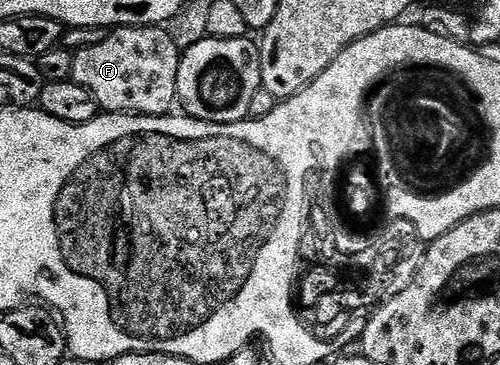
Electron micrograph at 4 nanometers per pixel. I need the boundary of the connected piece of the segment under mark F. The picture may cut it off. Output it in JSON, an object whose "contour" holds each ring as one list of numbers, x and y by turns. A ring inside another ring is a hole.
{"contour":[[166,26,116,27,108,30,105,41,74,52,70,82,81,85,97,101,97,105,112,115,166,115,177,103,177,69,181,52,173,45]]}

